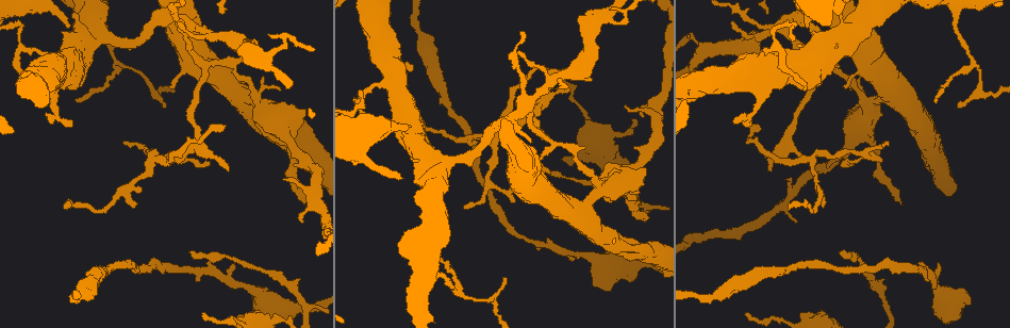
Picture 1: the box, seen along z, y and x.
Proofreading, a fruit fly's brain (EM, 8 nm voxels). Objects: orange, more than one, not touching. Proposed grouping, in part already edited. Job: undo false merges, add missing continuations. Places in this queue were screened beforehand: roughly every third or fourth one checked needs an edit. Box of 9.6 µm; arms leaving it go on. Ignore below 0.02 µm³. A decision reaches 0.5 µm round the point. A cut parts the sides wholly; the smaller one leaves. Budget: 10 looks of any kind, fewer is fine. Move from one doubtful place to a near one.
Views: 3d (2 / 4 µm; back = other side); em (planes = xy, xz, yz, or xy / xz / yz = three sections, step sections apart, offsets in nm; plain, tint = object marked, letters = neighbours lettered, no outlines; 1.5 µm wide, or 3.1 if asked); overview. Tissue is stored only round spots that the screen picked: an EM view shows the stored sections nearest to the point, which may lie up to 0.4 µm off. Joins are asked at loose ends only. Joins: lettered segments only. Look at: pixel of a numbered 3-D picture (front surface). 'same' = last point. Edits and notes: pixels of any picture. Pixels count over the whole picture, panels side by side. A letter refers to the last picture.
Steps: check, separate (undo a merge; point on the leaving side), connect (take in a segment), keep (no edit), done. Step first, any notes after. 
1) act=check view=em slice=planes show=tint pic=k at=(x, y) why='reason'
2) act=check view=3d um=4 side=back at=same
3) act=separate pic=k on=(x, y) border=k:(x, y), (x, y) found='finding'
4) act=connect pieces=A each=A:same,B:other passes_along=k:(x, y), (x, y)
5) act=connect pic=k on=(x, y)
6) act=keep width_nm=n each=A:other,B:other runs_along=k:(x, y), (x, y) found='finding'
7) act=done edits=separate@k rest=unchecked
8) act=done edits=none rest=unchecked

act=check view=3d um=2 pic=1 at=(747, 314) why='long arm stops here'

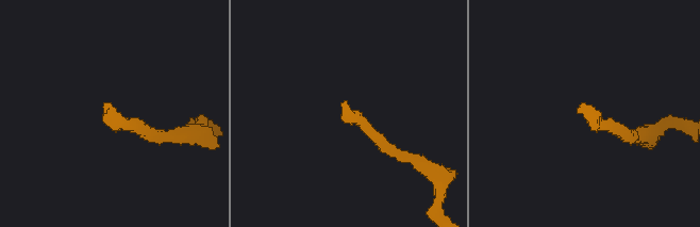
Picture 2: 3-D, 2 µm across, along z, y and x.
act=check view=em slice=yz step=4 show=tint pic=2 at=(583, 103) why='need the tissue'

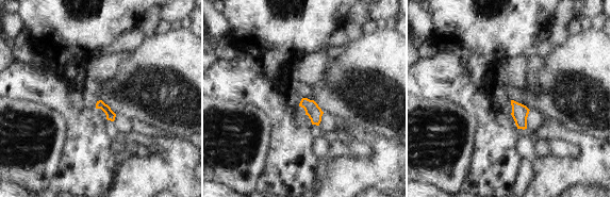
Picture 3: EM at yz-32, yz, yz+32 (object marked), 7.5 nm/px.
act=check view=em slice=planes show=letters at=same

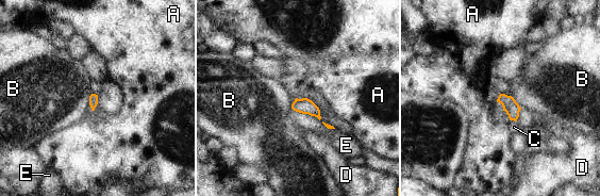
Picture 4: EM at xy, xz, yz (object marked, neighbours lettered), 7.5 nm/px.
act=keep each=A:other,B:other,C:other,D:other,E:other border=4:(92, 94), (89, 96), (90, 110) found='none of them fits'

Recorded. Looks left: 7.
act=check view=3d um=2 pic=1 at=(529, 242) why='thin neck'

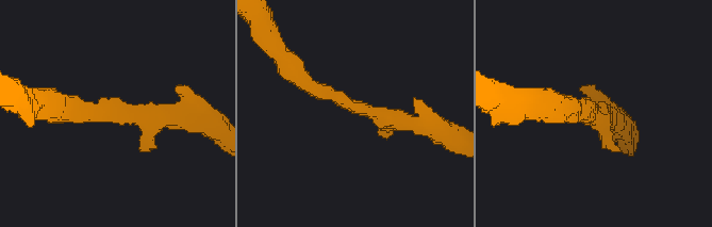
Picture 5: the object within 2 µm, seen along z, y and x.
act=check view=em slice=yz step=8 show=tint pic=5 at=(358, 106) arm_widths_nm=220,220

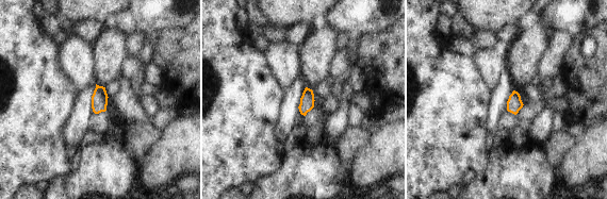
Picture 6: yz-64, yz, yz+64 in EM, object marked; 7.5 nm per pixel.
act=check view=em slice=planes show=letters at=same why='cut it another way'

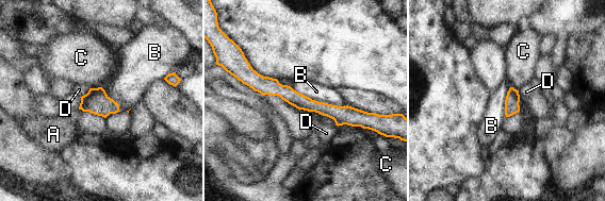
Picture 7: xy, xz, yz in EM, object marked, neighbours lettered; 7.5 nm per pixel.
act=keep width_nm=110 each=A:other,B:other,C:other,D:other border=7:(290, 86), (312, 99), (347, 105) found='continuous, no second cell'

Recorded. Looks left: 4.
act=check view=em slice=yz step=4 show=letters pic=1 at=(958, 105) why='thin end'

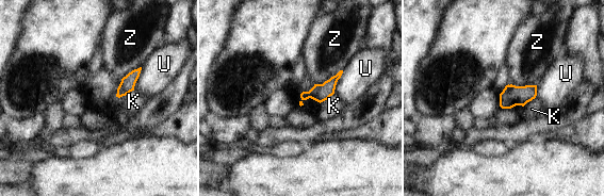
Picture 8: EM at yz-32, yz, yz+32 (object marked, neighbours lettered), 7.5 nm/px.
act=check view=em slice=planes show=letters at=same why='another direction'

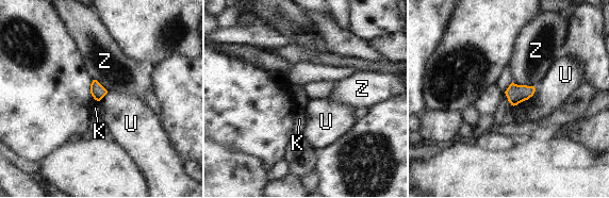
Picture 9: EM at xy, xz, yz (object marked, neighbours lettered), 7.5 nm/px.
act=keep width_nm=110 each=K:other,U:other,Z:other border=9:(512, 81), (517, 84), (533, 86) found='none of them fits'

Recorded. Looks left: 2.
act=check view=em slice=planes show=tint pic=1 at=(972, 64) why='a narrow waist'

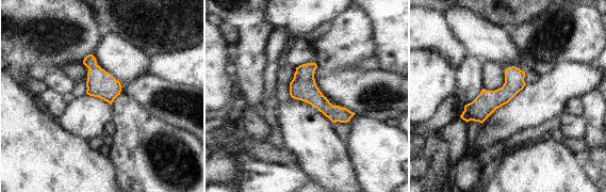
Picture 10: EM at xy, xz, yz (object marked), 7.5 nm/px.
act=check view=em slice=planes show=letters at=same

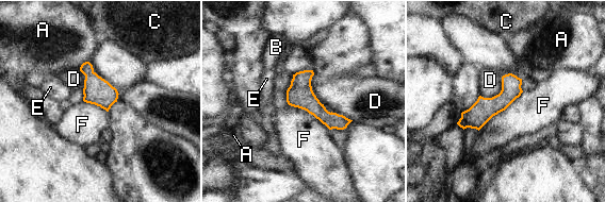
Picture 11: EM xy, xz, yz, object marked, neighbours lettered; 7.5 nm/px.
act=keep each=A:other,B:other,C:other,D:other,E:other,F:other runs_along=11:(519, 81), (494, 105), (461, 123) found='continuous, no second cell'

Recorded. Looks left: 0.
act=done edits=none rest=unchecked

